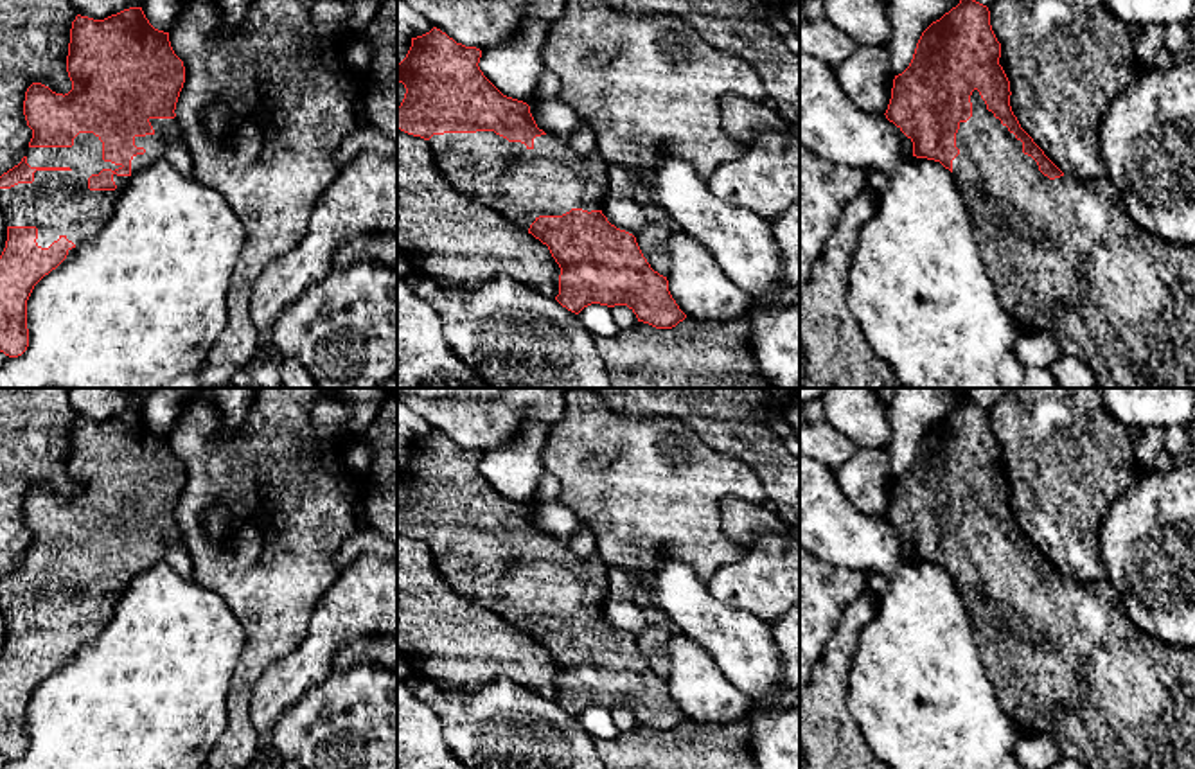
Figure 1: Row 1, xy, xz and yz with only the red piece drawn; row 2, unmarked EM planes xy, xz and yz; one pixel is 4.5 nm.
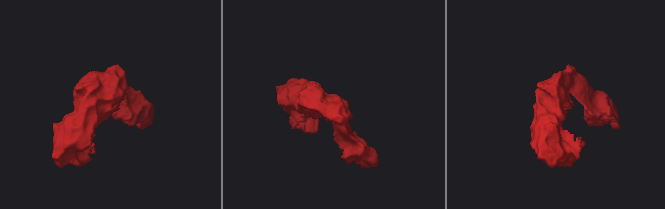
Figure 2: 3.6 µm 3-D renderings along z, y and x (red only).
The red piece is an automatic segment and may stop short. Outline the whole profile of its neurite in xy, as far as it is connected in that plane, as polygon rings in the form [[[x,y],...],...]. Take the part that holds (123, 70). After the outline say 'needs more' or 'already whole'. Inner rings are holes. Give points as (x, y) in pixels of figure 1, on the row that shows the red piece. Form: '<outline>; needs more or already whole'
[[[142,7],[104,20],[77,14],[70,29],[66,72],[72,90],[65,95],[41,83],[27,88],[23,115],[32,138],[22,162],[0,176],[0,208],[7,226],[0,255],[0,352],[9,358],[22,356],[29,347],[27,300],[34,286],[101,232],[131,174],[162,160],[171,142],[185,144],[174,113],[185,66],[171,47],[169,32],[155,29]]]; needs more

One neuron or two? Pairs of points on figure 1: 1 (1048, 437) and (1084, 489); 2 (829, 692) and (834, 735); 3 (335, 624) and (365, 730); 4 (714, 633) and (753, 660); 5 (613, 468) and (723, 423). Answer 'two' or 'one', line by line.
1: one
2: one
3: two
4: one
5: two

